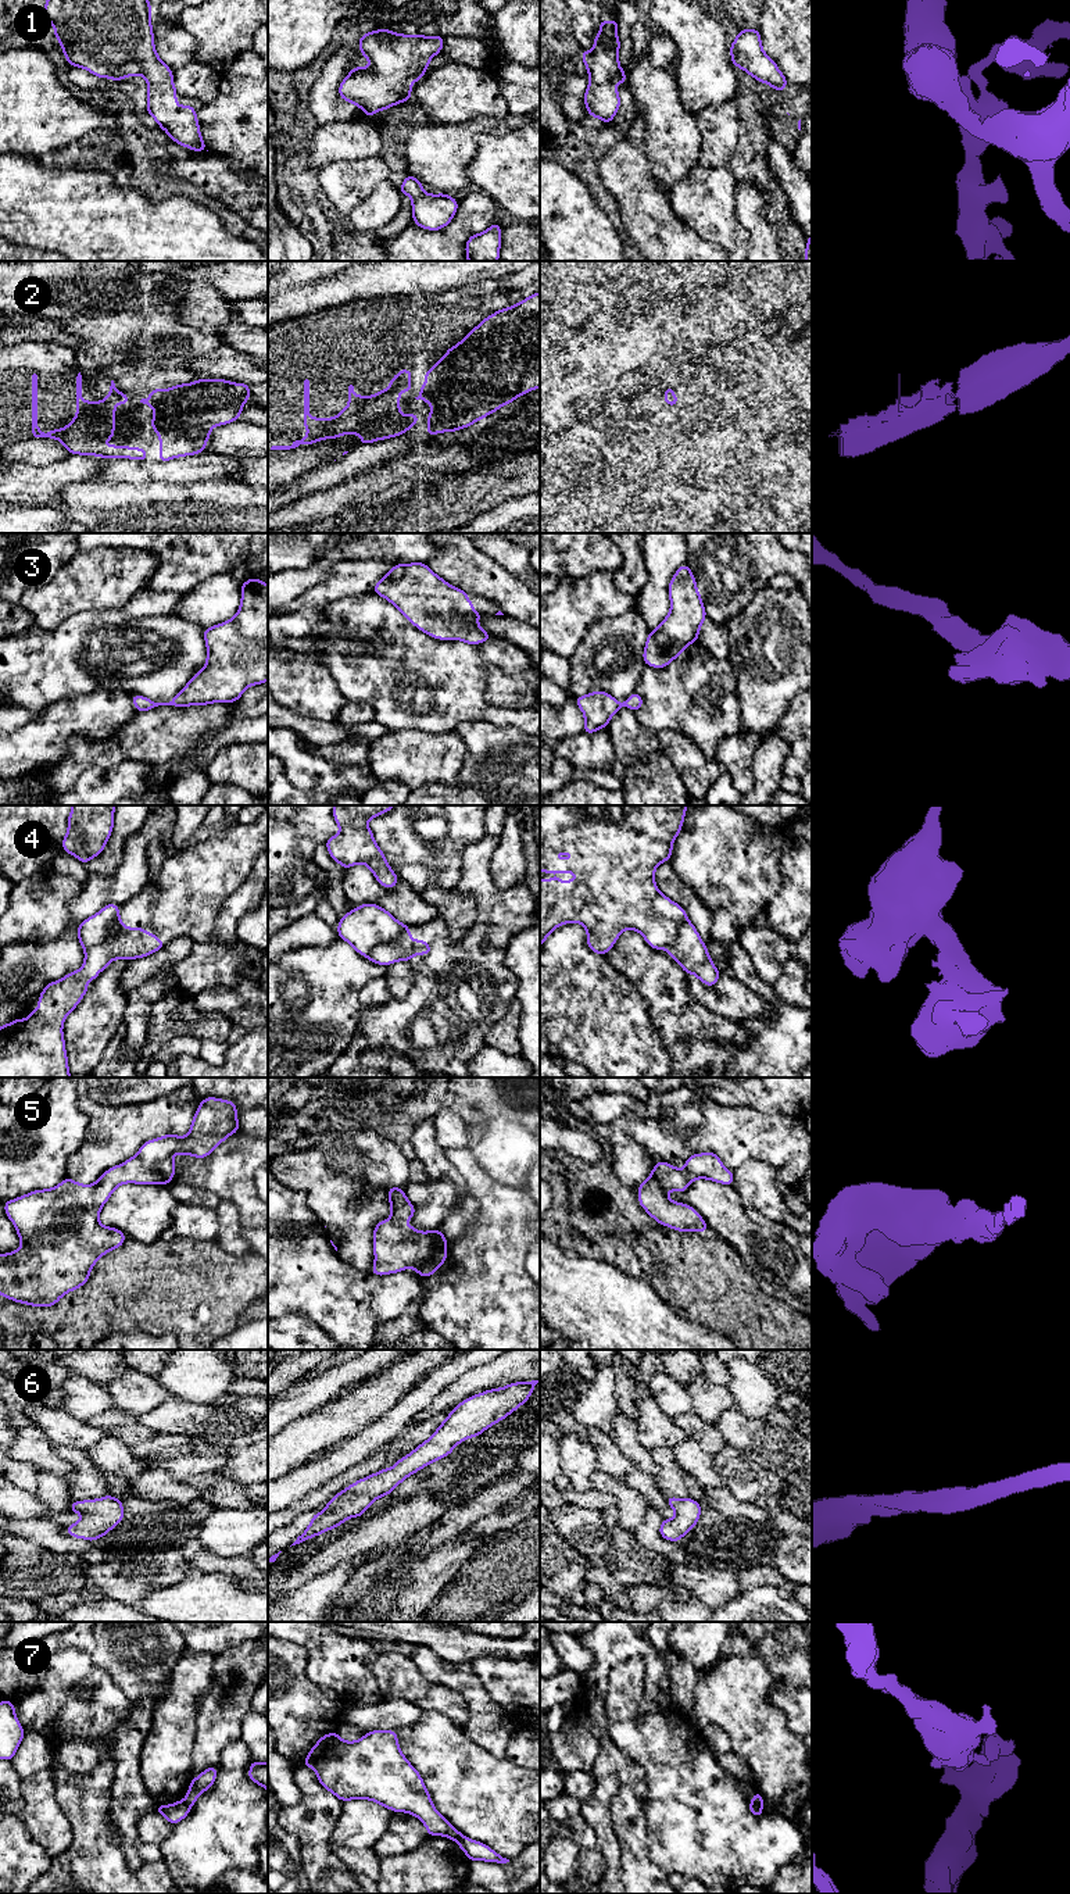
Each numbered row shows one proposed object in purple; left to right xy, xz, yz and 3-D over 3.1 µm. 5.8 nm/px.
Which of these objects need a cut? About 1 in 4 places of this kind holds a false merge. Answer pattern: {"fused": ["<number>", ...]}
{"fused": ["4", "7"]}

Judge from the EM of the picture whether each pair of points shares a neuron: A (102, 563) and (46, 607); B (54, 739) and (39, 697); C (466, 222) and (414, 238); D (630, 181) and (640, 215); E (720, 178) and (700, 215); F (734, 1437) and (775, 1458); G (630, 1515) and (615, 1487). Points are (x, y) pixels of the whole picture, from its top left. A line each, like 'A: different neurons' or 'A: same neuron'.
A: same neuron
B: different neurons
C: same neuron
D: same neuron
E: same neuron
F: same neuron
G: same neuron

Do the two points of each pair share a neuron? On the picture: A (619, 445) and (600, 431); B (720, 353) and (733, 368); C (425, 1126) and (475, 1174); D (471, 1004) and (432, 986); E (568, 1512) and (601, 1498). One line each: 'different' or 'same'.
A: same
B: same
C: different
D: same
E: different

